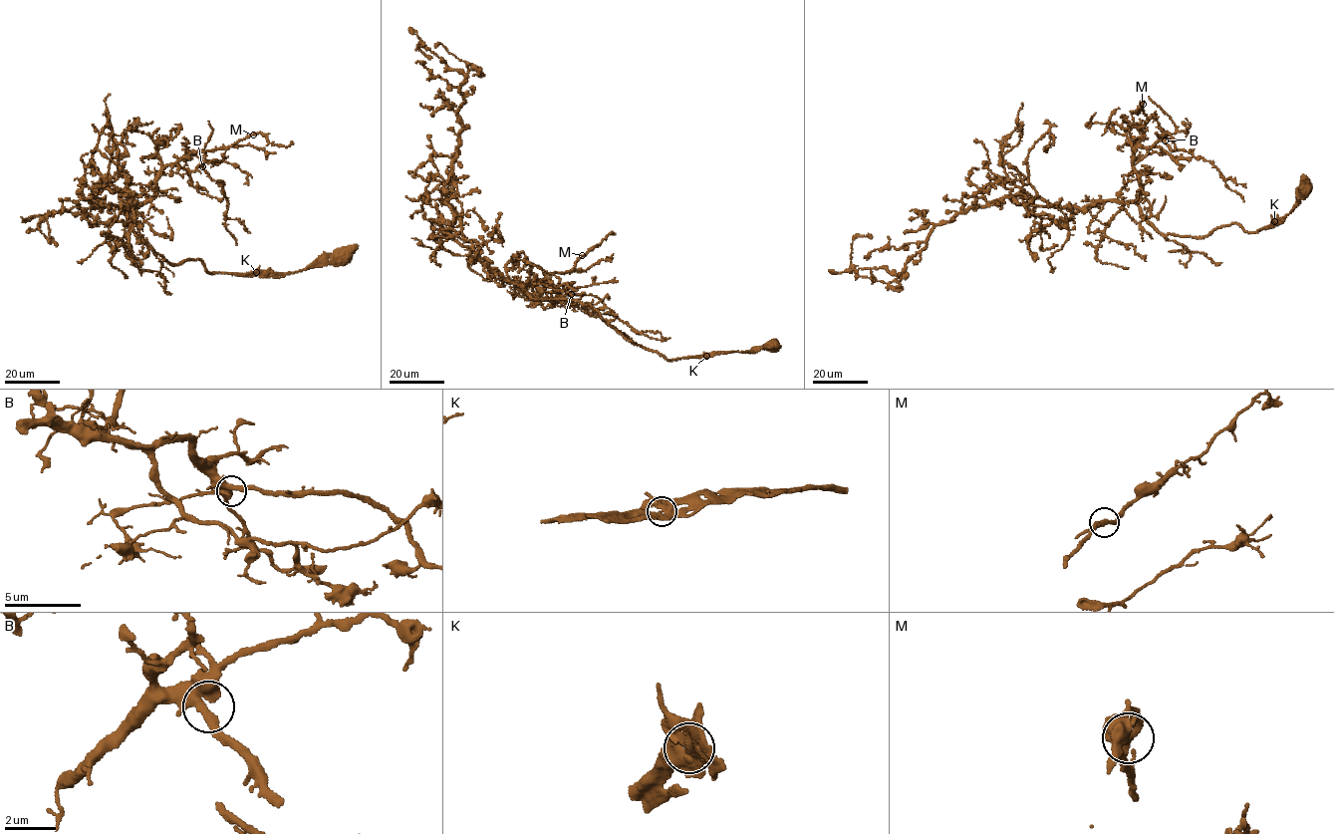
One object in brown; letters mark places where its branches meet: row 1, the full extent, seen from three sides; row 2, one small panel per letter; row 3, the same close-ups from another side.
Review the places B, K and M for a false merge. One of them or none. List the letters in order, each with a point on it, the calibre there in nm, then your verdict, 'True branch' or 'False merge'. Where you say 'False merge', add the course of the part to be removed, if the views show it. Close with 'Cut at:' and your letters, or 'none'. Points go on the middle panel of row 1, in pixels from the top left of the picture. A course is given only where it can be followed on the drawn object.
B: Place: (571, 294). Thickness 420 nm. True branch
K: Place: (706, 356). Thickness 400 nm. True branch
M: Place: (582, 255). Thickness 300 nm. True branch
Cut at: none

